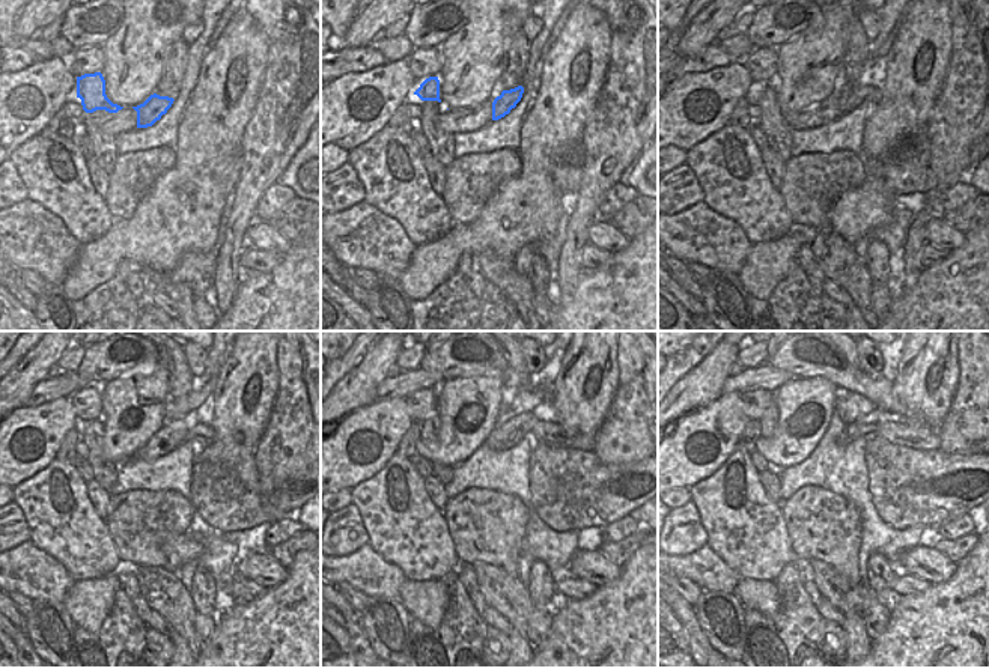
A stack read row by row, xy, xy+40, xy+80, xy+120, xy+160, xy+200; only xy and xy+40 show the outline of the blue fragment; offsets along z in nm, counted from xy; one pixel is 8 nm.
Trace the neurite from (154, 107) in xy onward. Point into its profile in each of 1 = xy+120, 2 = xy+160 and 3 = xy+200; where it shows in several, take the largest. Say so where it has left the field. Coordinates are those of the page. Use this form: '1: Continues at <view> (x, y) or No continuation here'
1: Continues at xy+120 (203, 434)
2: Continues at xy+160 (544, 432)
3: Continues at xy+200 (917, 434)

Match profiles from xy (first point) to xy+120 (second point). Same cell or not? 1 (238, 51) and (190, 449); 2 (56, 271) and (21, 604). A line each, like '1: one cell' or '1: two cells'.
1: two cells
2: two cells

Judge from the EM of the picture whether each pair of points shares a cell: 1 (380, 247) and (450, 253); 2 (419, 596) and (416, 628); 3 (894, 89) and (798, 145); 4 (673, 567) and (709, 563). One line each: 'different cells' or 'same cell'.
1: different cells
2: different cells
3: different cells
4: same cell

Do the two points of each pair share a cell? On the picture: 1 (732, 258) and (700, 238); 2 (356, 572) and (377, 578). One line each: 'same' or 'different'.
1: same
2: same

